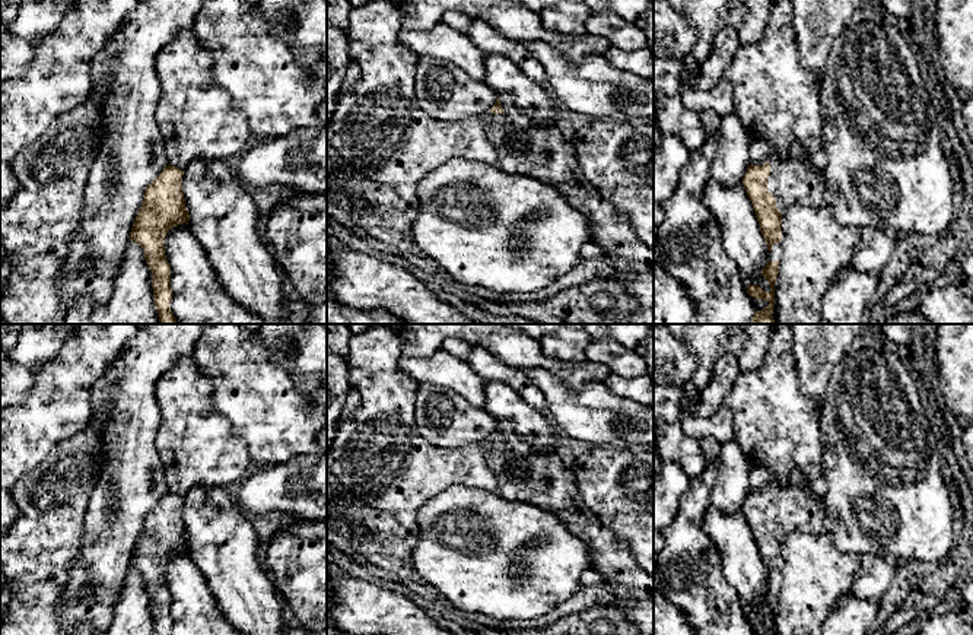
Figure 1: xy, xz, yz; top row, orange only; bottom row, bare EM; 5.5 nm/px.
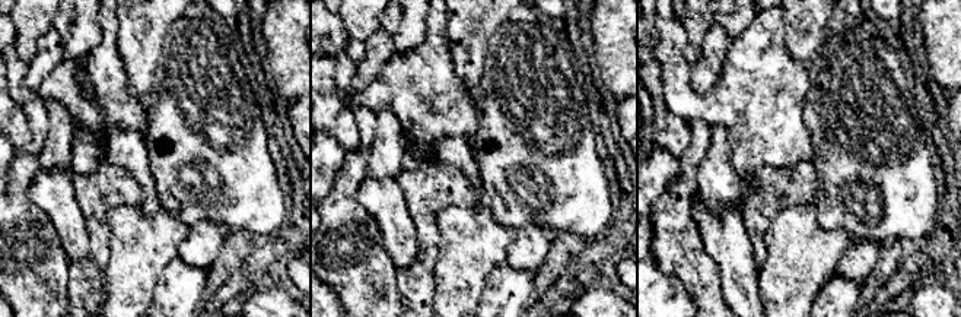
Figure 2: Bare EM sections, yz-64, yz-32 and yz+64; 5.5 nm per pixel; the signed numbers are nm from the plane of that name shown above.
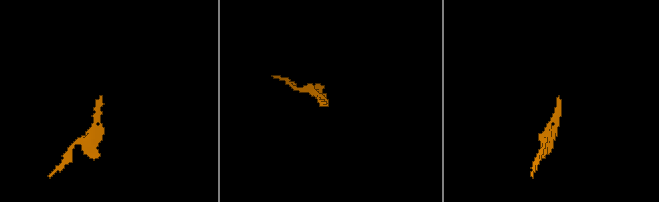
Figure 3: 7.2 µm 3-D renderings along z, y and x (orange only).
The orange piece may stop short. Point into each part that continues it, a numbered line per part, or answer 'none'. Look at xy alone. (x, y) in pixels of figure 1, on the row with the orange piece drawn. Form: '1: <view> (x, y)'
none

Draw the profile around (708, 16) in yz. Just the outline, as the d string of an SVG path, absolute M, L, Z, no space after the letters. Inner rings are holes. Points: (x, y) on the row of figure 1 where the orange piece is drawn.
M684 0L681 13L699 34L699 39L690 55L697 64L708 60L715 35L728 26L729 1L731 0Z

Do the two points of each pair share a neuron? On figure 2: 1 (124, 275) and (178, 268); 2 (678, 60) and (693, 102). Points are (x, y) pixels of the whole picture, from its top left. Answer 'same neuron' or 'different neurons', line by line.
1: different neurons
2: same neuron

